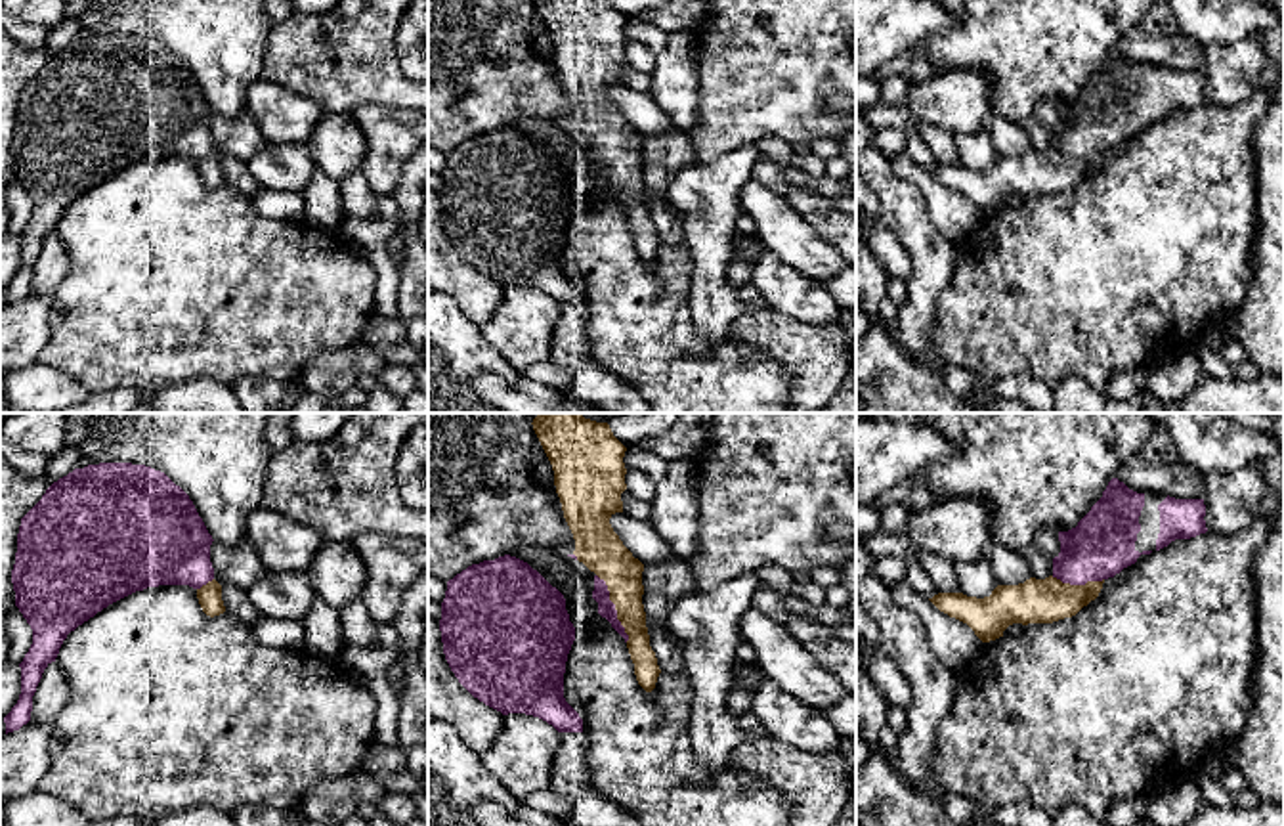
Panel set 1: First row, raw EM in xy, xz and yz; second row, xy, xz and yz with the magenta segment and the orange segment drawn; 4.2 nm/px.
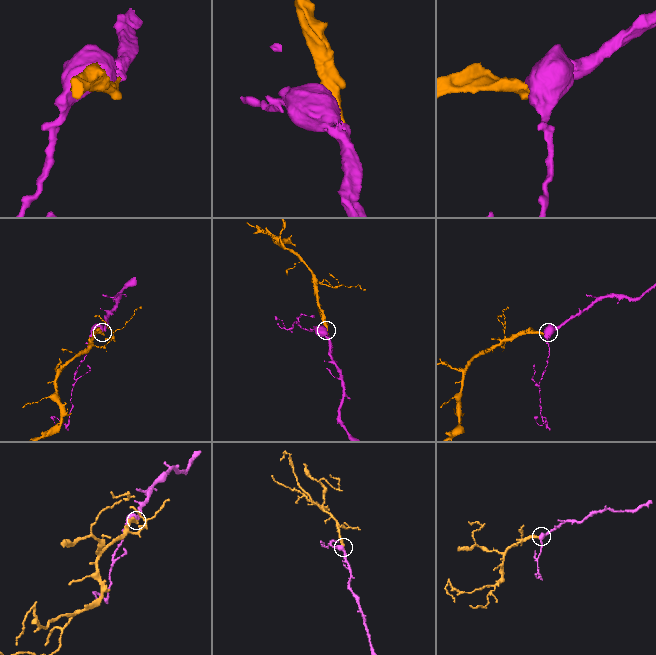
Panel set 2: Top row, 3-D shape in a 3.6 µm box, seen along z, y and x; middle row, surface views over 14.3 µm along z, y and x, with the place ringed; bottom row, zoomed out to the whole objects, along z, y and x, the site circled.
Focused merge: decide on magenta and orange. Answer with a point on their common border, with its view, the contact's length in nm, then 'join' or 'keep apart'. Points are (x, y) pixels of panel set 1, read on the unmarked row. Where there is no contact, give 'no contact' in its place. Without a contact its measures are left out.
xz (614, 180) | 320 nm | join

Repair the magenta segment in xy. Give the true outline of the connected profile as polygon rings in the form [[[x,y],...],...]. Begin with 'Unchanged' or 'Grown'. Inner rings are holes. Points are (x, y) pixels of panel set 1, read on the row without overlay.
Grown. [[[99,34],[54,54],[21,90],[11,141],[15,178],[32,201],[21,239],[21,266],[4,289],[6,306],[31,293],[32,268],[67,206],[109,176],[147,159],[189,157],[210,189],[225,184],[210,134],[212,107],[189,67],[145,36]]]

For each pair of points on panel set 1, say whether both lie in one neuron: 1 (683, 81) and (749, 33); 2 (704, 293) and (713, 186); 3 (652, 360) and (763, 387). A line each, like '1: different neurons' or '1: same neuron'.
1: different neurons
2: same neuron
3: same neuron

